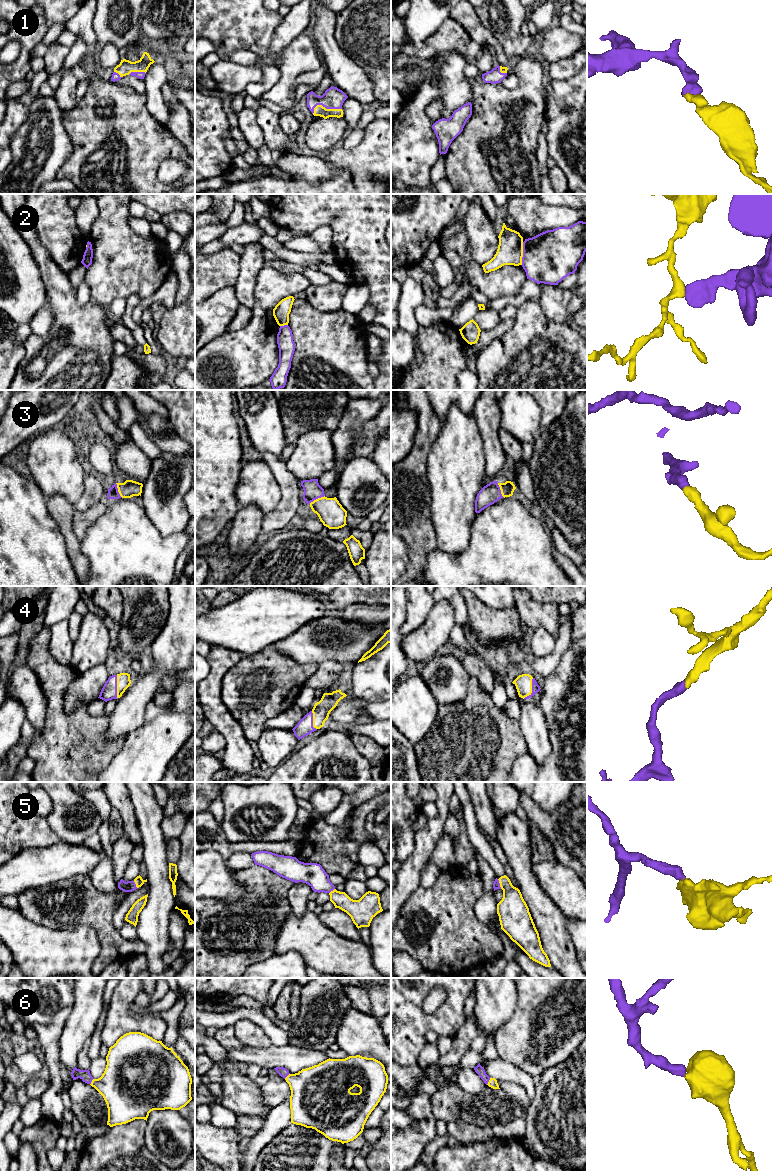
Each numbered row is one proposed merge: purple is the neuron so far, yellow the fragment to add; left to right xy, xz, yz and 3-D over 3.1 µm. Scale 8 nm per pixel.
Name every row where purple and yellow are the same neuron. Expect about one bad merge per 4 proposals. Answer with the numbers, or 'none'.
1, 3, 4, 5, 6

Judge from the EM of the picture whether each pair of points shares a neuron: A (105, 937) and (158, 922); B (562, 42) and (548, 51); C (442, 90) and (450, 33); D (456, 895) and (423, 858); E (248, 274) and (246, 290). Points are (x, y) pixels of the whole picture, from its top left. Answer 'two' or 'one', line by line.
A: two
B: one
C: two
D: two
E: one

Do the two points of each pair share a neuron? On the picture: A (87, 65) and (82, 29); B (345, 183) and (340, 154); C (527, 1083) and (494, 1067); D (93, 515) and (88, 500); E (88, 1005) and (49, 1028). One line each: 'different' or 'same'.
A: same
B: same
C: same
D: different
E: different

